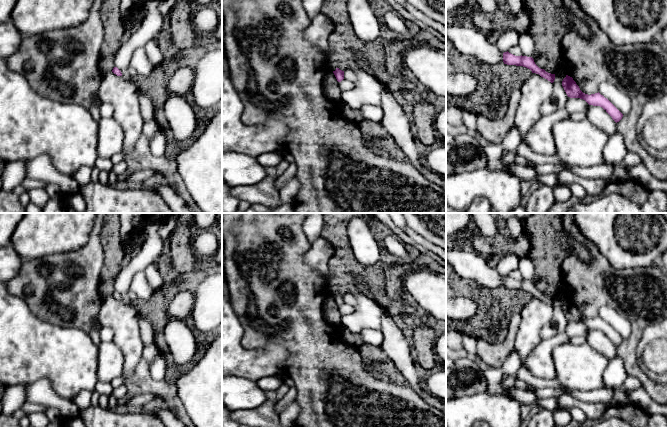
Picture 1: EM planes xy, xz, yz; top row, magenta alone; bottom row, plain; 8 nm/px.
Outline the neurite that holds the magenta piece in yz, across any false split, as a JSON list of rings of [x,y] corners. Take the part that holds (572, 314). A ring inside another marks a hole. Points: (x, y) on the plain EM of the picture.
[[[566,299],[562,305],[562,310],[568,321],[580,322],[589,329],[602,331],[616,347],[622,343],[623,338],[607,322],[599,316],[591,319],[583,317],[572,301]]]

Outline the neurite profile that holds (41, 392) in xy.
[[[42,378],[26,386],[27,402],[40,404],[46,408],[58,409],[63,419],[71,419],[79,414],[72,400],[60,397],[48,379]]]

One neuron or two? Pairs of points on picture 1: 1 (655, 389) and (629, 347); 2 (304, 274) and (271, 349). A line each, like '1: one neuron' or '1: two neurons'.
1: one neuron
2: two neurons

